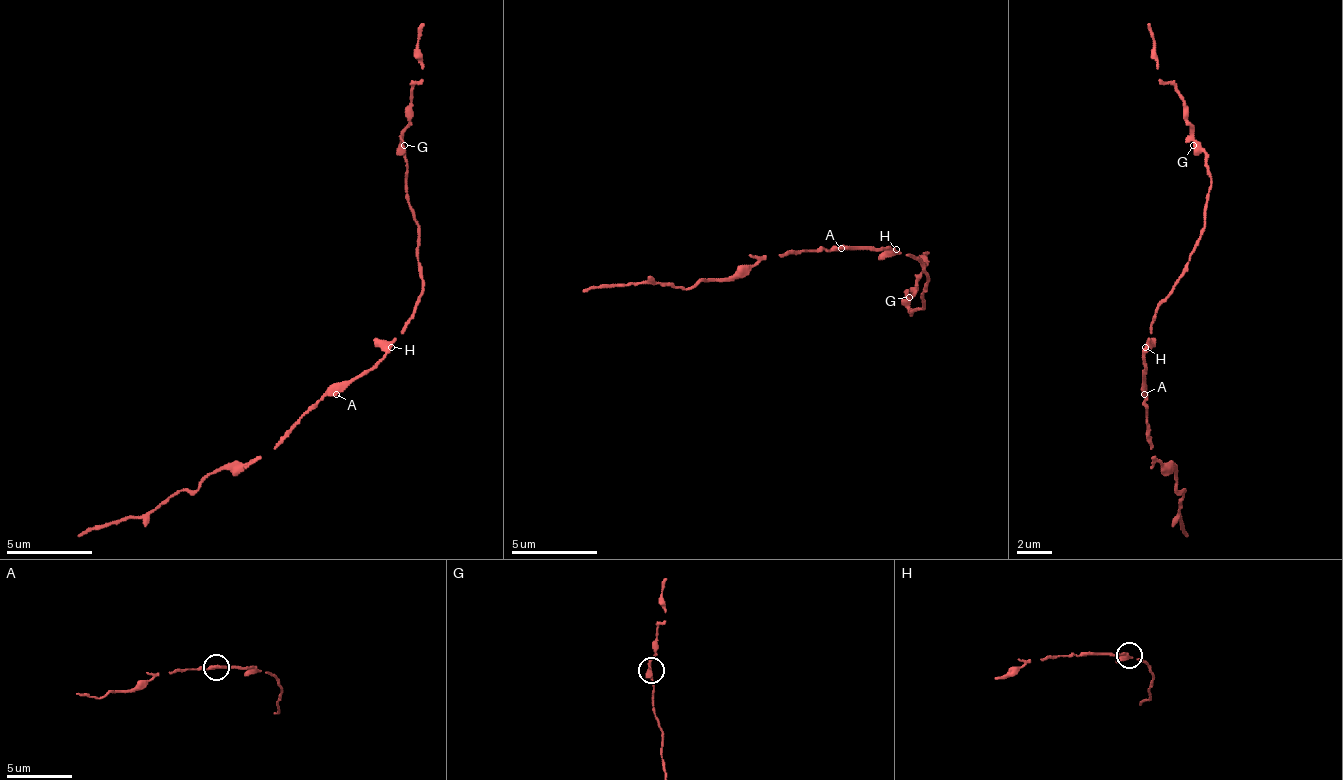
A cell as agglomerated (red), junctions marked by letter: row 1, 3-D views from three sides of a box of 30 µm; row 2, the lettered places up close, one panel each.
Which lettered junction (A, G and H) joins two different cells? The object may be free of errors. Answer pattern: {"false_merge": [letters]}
{"false_merge": []}

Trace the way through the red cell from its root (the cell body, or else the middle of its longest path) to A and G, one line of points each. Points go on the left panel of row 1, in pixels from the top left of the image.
A: (387, 352), (335, 395)
G: (387, 352), (421, 291), (417, 214), (408, 201), (408, 158), (404, 145)

